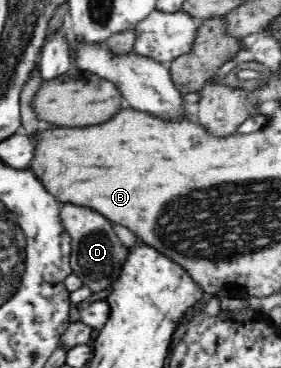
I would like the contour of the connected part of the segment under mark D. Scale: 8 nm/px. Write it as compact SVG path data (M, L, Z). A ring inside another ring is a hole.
M63 205L60 209L65 232L71 237L69 266L71 273L81 278L81 285L89 288L91 295L112 287L118 280L124 261L127 261L130 249L119 239L112 222L105 216L79 205Z

